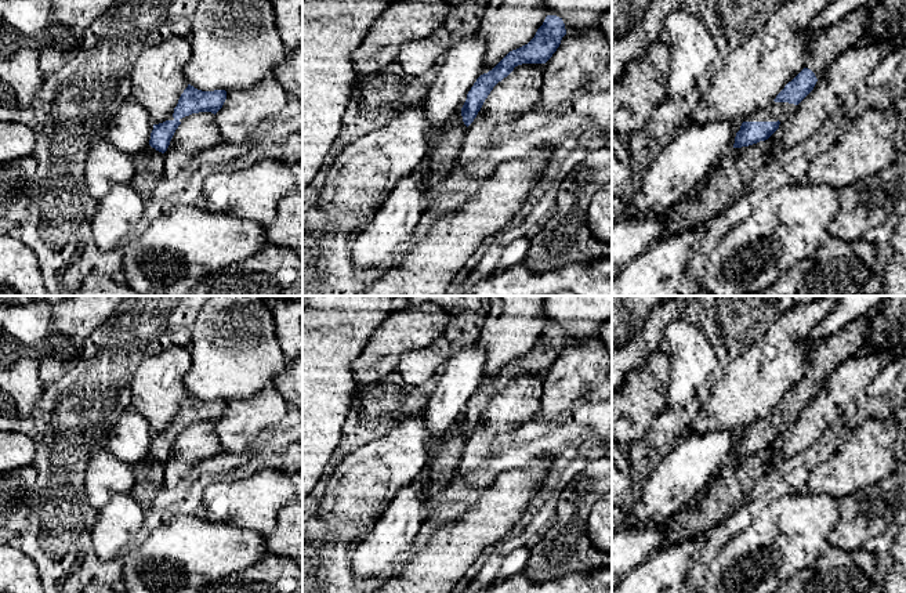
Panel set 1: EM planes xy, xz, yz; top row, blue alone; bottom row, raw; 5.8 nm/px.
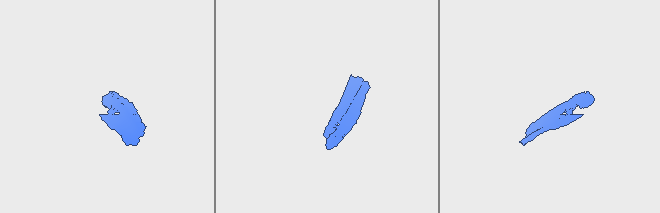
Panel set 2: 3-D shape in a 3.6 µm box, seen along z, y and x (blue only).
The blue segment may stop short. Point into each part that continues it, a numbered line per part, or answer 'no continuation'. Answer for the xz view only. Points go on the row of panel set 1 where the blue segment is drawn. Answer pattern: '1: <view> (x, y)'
no continuation

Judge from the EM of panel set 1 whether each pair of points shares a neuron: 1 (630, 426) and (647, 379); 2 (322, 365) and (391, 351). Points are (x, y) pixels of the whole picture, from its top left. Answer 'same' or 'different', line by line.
1: same
2: different

